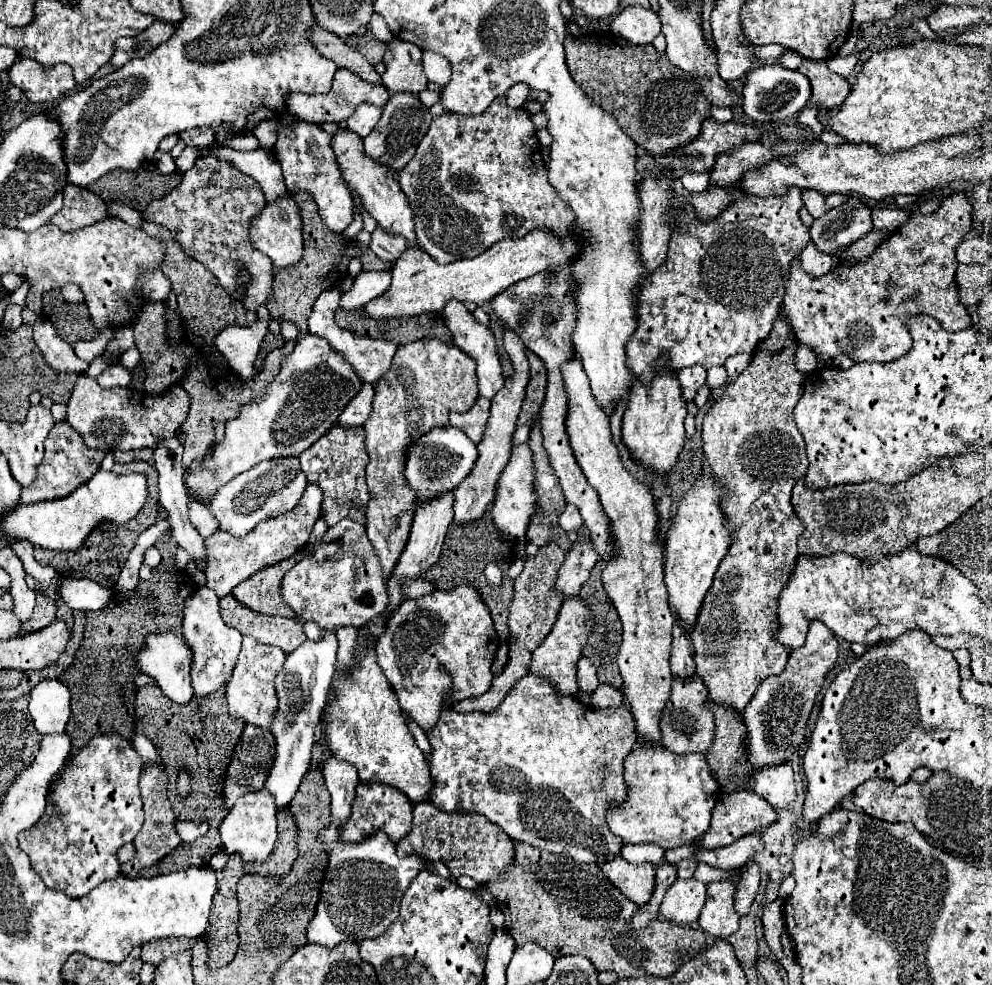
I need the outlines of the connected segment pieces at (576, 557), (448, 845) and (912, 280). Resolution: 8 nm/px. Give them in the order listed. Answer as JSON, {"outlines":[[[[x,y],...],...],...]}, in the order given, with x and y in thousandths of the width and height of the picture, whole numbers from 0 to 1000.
{"outlines":[[[[594,547],[580,551],[576,555],[576,559],[572,561],[566,578],[564,578],[559,598],[570,608],[584,604],[586,594],[594,588],[594,582],[602,570],[604,570],[604,563],[602,563],[602,559]]],[[[432,813],[420,815],[416,821],[416,840],[404,856],[400,856],[400,868],[422,868],[430,874],[445,874],[453,880],[457,890],[471,888],[483,898],[501,894],[519,876],[519,854],[505,844],[503,838],[495,836],[481,825],[449,825]]],[[[959,196],[949,204],[945,214],[936,218],[920,216],[910,230],[902,232],[868,267],[846,265],[834,279],[820,281],[807,271],[807,261],[803,261],[791,289],[789,310],[805,348],[816,350],[824,358],[824,373],[832,373],[828,364],[840,364],[846,358],[854,358],[862,366],[902,366],[910,362],[920,352],[920,342],[914,338],[914,326],[926,318],[943,322],[951,334],[975,334],[979,330],[979,320],[965,299],[963,275],[967,267],[963,263],[963,251],[971,245],[977,232],[979,208],[973,196]]]]}

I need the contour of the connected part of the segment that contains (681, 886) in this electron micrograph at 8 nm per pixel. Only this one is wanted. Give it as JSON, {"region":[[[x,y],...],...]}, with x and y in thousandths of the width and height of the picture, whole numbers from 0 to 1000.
{"region":[[[682,892],[668,911],[666,929],[684,939],[695,939],[705,933],[711,917],[711,896],[703,892]]]}

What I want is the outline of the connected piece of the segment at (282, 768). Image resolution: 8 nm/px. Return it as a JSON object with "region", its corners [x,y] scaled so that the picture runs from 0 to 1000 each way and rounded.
{"region":[[[330,641],[322,651],[307,651],[295,663],[291,663],[279,683],[277,699],[281,706],[281,722],[273,736],[273,744],[279,750],[279,769],[267,793],[267,801],[277,809],[279,821],[287,821],[293,815],[305,787],[311,783],[314,760],[318,756],[318,738],[324,732],[326,718],[332,708],[338,671],[340,647],[336,641]]]}

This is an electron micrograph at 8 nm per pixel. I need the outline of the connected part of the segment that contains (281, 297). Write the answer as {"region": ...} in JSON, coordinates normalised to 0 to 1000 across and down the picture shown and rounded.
{"region":[[[295,196],[293,198],[301,210],[301,218],[305,224],[305,261],[295,271],[287,271],[285,275],[277,277],[277,289],[275,289],[275,304],[271,306],[269,314],[275,324],[279,326],[295,326],[303,340],[311,338],[309,324],[316,316],[316,308],[324,295],[332,293],[334,289],[342,287],[350,279],[350,267],[356,261],[354,245],[348,243],[344,237],[336,237],[330,232],[330,228],[320,218],[320,208],[311,196]]]}

